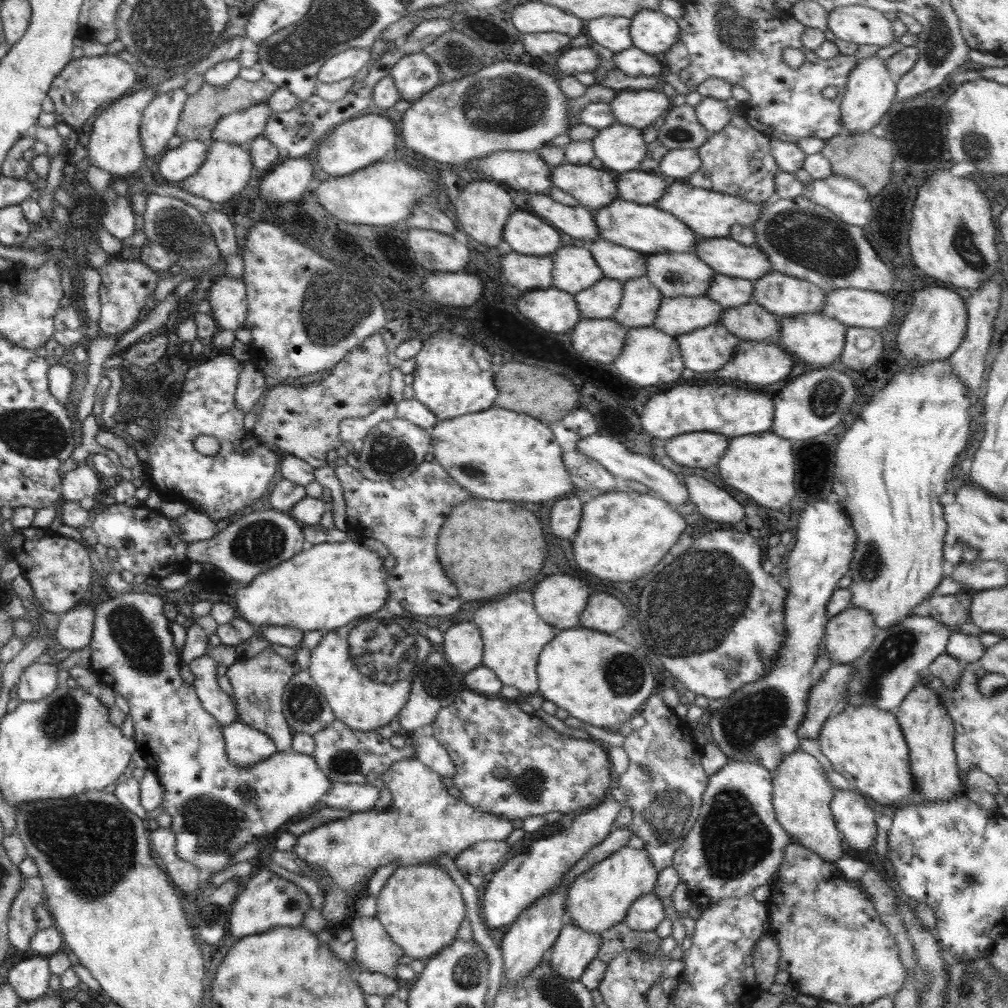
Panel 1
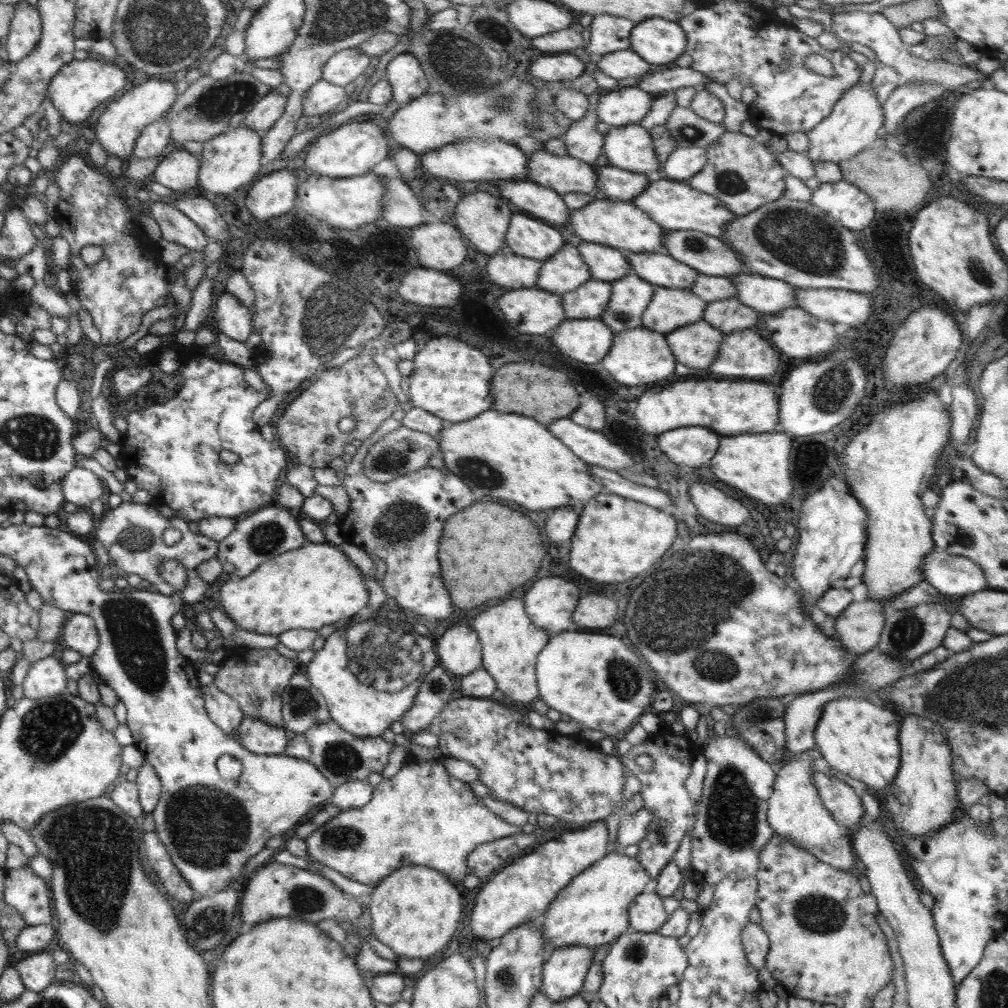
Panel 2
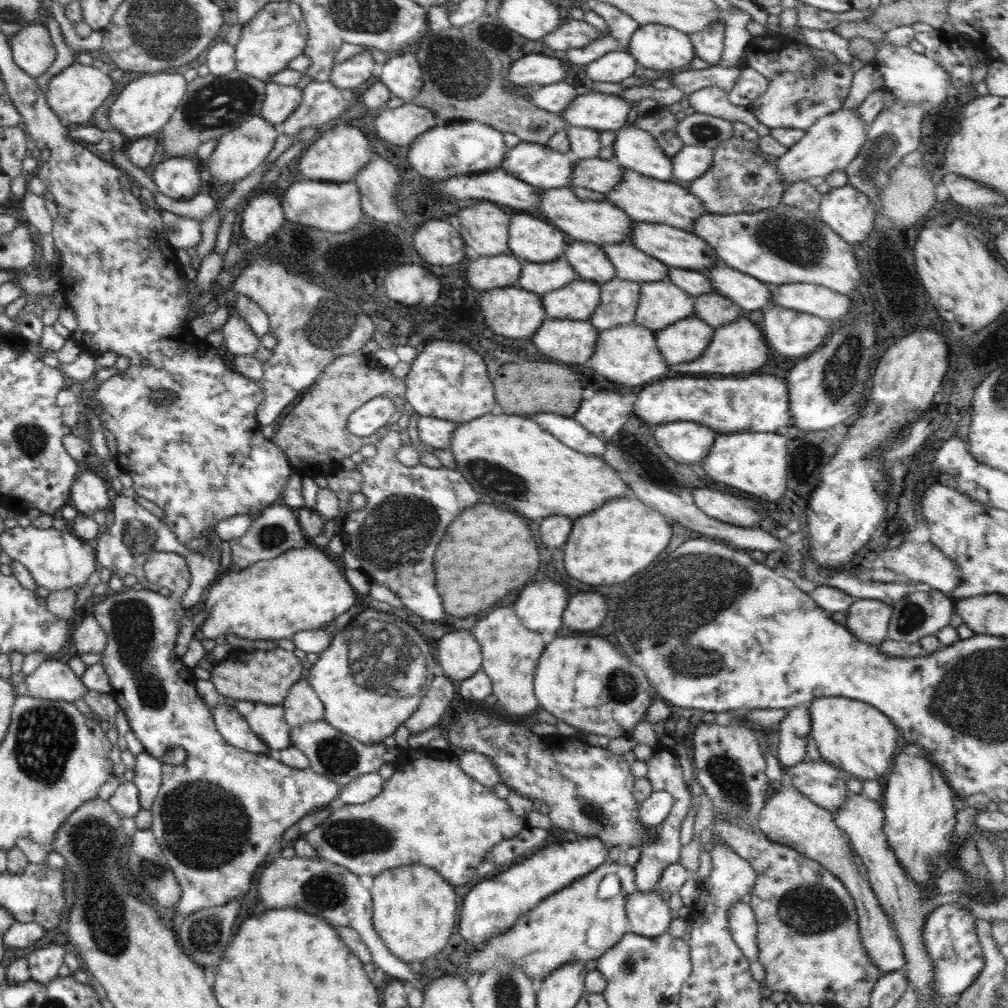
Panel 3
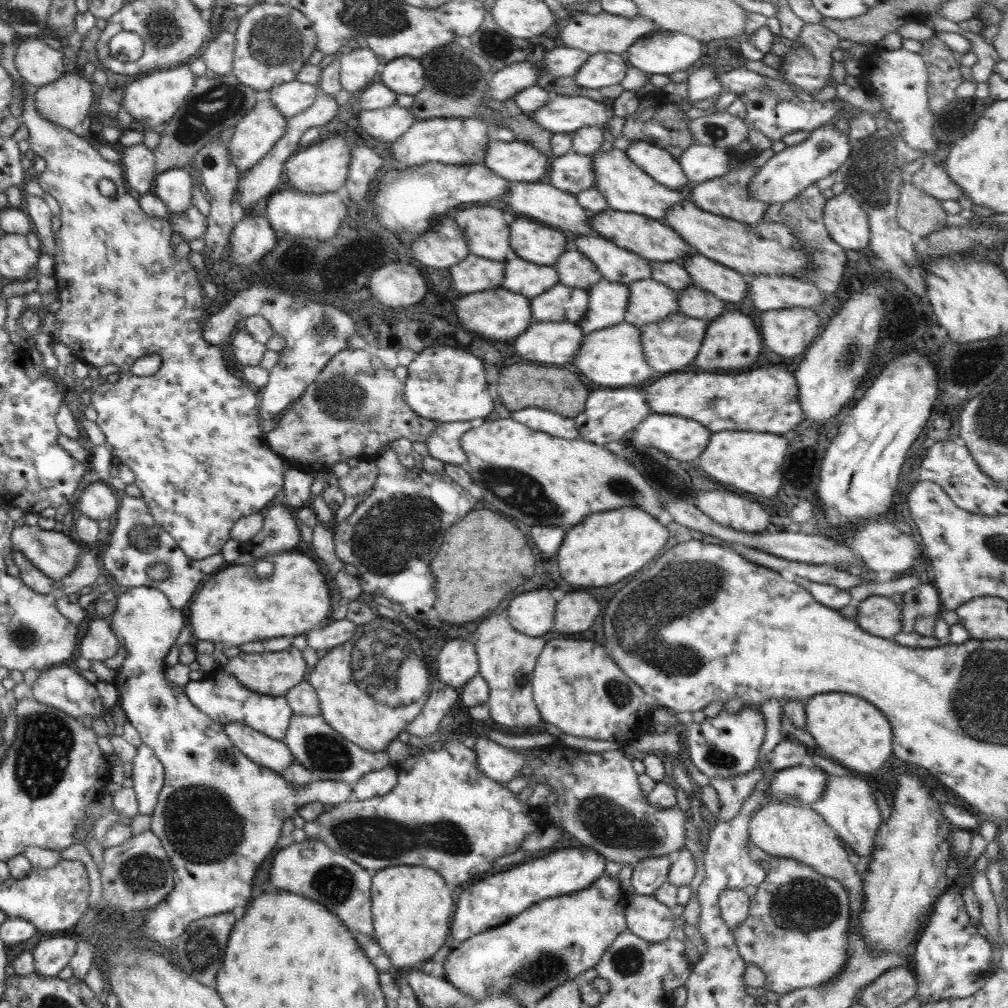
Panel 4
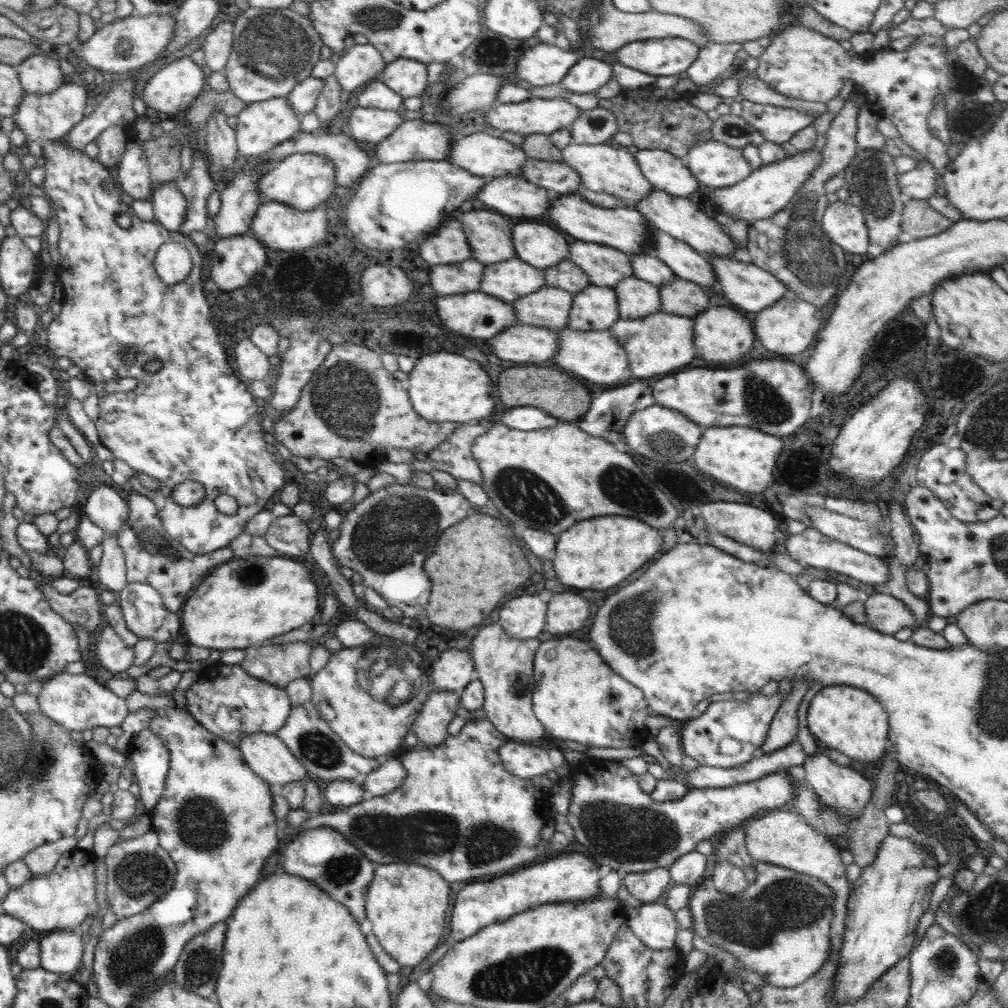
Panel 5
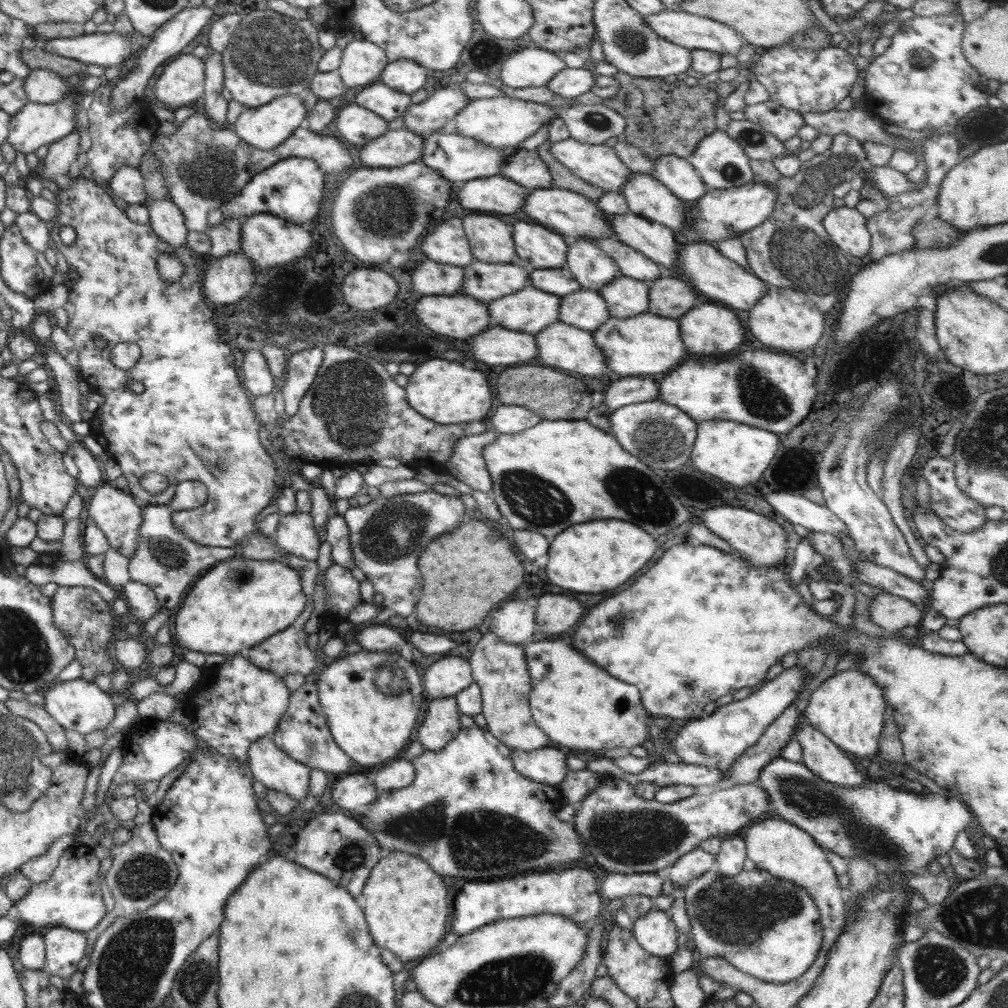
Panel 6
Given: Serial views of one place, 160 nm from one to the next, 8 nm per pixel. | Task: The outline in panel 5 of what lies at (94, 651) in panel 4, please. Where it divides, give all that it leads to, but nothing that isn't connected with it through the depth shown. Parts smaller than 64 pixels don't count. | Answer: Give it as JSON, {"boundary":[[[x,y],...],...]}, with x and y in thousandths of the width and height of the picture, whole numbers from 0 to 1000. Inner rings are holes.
{"boundary":[[[109,620],[101,623],[94,641],[92,654],[99,663],[122,670],[122,667],[131,661],[134,645],[127,642]]]}

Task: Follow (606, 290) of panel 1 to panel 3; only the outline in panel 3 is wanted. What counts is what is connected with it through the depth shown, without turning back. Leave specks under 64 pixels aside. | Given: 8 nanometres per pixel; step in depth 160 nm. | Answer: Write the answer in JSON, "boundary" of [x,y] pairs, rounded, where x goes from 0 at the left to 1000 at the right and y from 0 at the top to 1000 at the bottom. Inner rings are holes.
{"boundary":[[[569,277],[554,288],[537,295],[540,312],[548,316],[583,318],[591,309],[596,285],[585,279]]]}

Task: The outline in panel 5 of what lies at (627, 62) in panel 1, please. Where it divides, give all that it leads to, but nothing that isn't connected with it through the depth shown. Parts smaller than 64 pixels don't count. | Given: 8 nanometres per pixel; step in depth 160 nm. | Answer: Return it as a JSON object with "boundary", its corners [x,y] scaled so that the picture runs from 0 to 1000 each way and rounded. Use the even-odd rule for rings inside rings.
{"boundary":[[[595,54],[574,56],[556,83],[567,92],[583,93],[597,87],[606,77],[606,59]]]}

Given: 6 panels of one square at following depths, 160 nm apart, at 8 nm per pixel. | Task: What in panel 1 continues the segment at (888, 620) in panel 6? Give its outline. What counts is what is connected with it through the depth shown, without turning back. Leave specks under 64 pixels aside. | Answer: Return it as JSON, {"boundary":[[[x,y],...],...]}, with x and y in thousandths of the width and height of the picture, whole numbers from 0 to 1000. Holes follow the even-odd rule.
{"boundary":[[[843,601],[832,608],[819,618],[814,636],[824,655],[842,659],[861,645],[871,623],[867,612],[855,603]]]}

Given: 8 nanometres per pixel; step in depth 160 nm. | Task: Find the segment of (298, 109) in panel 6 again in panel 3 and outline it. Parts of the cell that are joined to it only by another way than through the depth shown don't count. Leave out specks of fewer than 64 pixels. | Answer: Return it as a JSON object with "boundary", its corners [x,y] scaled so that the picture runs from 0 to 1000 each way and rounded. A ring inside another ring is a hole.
{"boundary":[[[256,113],[221,133],[216,138],[212,150],[204,159],[210,177],[220,181],[220,183],[233,182],[244,177],[253,168],[261,164],[262,158],[270,149],[278,130],[277,126],[264,121],[264,118]]]}

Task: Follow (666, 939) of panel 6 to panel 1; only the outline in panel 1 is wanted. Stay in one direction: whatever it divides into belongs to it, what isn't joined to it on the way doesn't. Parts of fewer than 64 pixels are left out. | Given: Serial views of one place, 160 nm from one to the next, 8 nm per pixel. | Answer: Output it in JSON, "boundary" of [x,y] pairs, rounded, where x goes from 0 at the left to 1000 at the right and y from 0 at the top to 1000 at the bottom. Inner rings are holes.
{"boundary":[[[645,885],[637,887],[625,898],[620,917],[629,924],[650,924],[659,911],[655,890]]]}

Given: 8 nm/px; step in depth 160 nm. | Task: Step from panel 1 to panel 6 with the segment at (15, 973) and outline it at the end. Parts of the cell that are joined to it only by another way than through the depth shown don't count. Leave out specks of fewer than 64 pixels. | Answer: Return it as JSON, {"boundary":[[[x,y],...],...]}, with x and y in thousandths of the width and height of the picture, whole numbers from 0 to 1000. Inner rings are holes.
{"boundary":[[[53,920],[41,930],[45,935],[45,962],[69,971],[83,950],[86,927],[65,920]]]}

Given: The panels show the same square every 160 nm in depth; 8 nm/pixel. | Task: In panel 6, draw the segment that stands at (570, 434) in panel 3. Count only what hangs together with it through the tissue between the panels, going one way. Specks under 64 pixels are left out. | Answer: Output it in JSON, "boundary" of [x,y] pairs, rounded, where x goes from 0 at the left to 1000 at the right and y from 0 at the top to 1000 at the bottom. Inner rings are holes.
{"boundary":[[[496,401],[487,415],[491,427],[498,431],[516,430],[526,423],[532,423],[536,415],[520,403],[500,403]]]}

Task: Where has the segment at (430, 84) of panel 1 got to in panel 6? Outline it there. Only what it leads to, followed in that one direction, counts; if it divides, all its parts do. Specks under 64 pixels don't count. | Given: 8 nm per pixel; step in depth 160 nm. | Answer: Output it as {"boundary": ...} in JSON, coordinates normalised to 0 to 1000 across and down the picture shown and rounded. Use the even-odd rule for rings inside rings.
{"boundary":[[[397,59],[385,62],[376,80],[395,91],[409,94],[417,87],[422,87],[425,75],[422,65],[405,59]]]}

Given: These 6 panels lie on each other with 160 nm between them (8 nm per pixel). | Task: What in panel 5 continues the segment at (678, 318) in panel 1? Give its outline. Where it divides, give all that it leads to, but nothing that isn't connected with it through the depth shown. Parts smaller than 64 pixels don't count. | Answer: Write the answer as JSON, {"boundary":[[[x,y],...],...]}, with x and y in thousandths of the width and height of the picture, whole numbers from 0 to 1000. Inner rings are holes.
{"boundary":[[[625,274],[617,277],[610,288],[614,316],[633,316],[655,309],[655,285],[636,276]]]}

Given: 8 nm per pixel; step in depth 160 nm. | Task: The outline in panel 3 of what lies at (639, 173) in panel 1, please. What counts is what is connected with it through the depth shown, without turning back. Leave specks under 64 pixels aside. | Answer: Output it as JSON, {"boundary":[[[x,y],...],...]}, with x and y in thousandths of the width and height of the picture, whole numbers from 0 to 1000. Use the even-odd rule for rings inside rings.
{"boundary":[[[581,157],[570,158],[566,186],[574,185],[601,194],[617,179],[618,169],[609,159]]]}

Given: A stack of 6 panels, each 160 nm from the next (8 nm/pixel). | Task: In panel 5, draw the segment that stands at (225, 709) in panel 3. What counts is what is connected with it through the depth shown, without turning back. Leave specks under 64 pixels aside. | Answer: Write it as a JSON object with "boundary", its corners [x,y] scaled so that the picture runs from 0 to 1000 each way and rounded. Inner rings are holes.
{"boundary":[[[250,727],[238,731],[235,740],[244,758],[266,780],[282,780],[306,772],[302,759],[273,728]]]}

